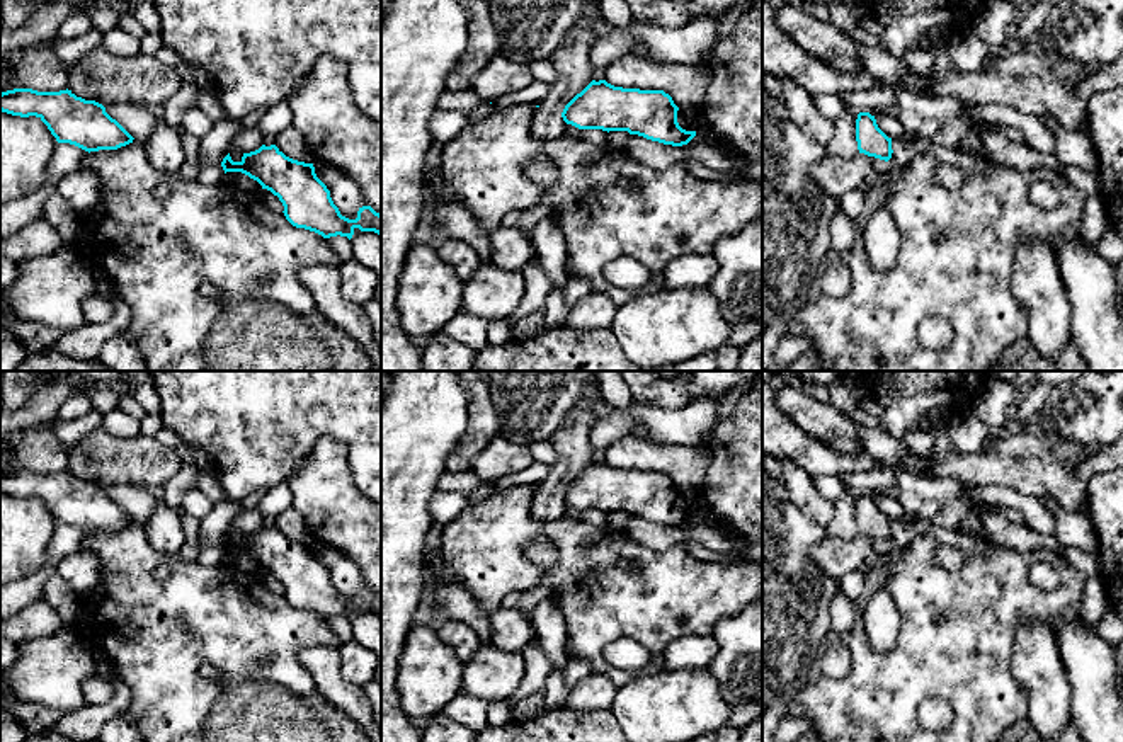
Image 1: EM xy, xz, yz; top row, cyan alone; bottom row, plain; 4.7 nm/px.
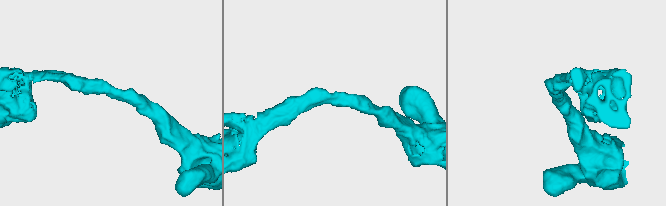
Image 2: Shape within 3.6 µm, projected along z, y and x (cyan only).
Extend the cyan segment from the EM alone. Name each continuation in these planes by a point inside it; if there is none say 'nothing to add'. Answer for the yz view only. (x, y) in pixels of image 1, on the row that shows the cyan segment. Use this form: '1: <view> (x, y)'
nothing to add

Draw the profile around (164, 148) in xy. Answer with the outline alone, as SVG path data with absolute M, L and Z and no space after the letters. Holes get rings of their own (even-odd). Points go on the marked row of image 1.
M167 124L155 128L143 146L148 160L165 172L179 172L185 160L182 136Z

